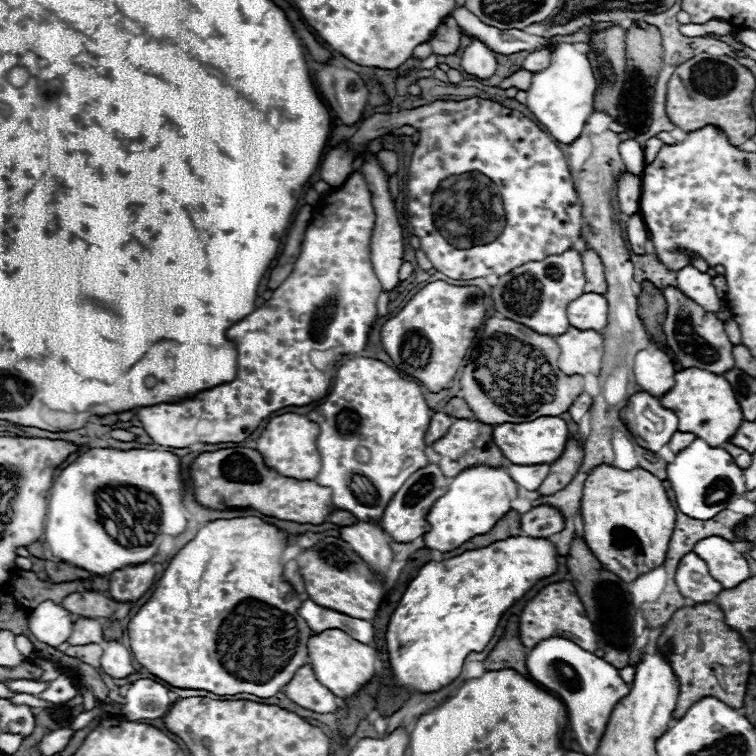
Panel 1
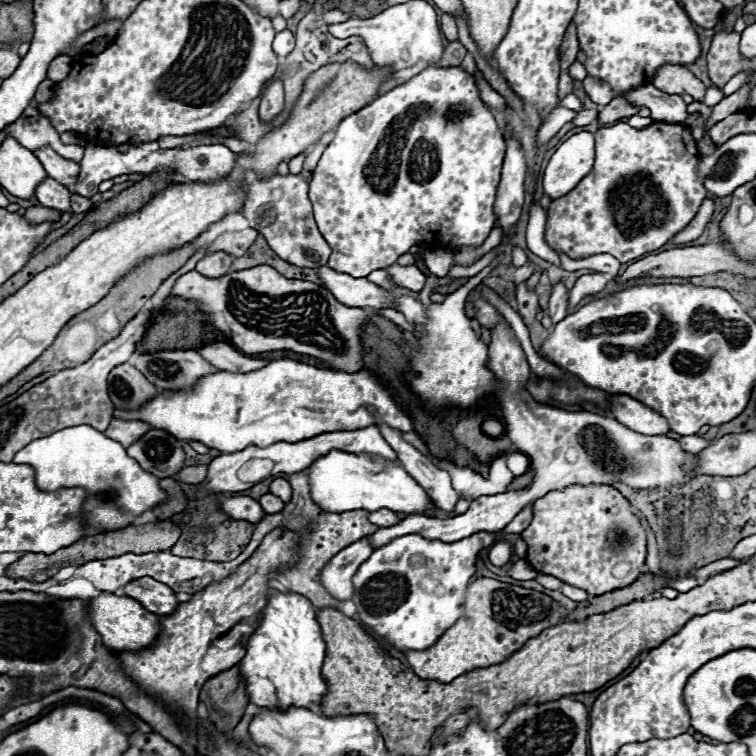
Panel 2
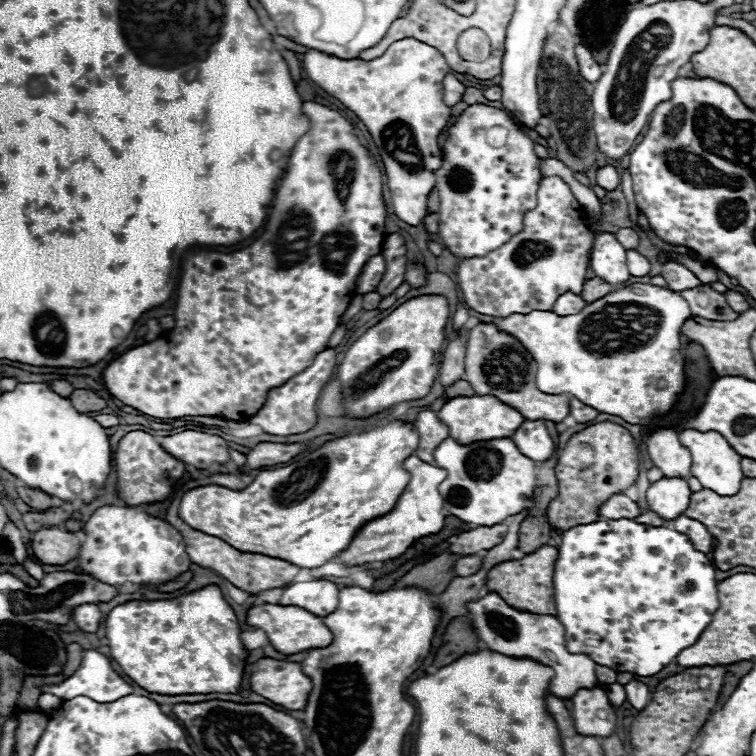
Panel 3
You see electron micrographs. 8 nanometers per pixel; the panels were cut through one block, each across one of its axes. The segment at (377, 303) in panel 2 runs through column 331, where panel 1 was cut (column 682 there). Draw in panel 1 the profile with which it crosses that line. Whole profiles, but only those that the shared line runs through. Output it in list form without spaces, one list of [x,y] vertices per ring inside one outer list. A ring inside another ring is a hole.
[[[684,266],[682,270],[678,270],[678,288],[708,312],[718,312],[720,298],[716,294],[716,288],[712,286],[710,274],[700,272],[694,266]]]

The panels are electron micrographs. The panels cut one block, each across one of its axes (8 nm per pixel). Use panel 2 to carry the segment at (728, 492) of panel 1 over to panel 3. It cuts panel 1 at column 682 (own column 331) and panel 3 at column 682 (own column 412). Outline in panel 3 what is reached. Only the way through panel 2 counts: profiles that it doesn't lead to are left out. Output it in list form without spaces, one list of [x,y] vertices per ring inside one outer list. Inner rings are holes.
[[[662,478],[646,490],[648,510],[656,512],[664,520],[678,518],[690,504],[690,488],[682,478]]]

